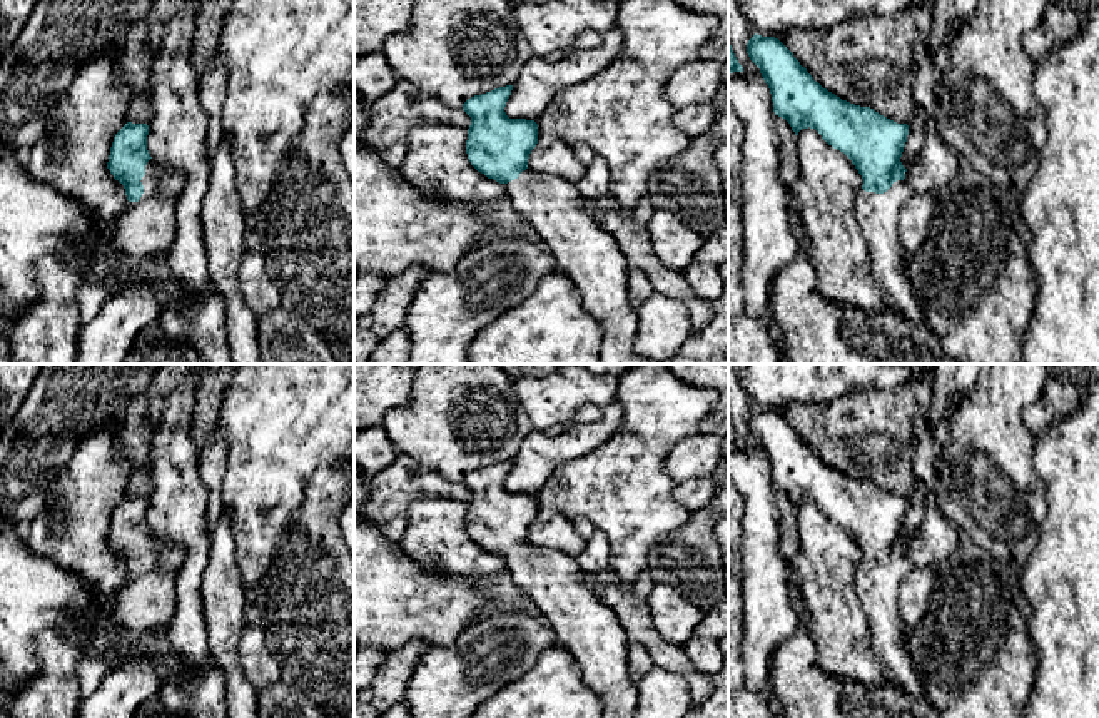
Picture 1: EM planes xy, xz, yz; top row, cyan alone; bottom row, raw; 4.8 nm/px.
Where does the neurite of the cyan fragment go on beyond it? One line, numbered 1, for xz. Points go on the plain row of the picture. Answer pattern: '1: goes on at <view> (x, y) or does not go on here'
1: goes on at xz (580, 621)

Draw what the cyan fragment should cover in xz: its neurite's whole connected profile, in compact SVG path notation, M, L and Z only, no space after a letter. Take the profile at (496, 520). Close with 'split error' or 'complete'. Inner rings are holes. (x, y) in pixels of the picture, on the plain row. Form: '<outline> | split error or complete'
M513 459L499 461L463 478L463 484L471 491L466 514L468 533L478 546L506 561L513 584L531 598L558 645L576 656L585 683L600 698L601 718L635 718L638 686L628 671L626 631L616 614L585 584L585 571L575 558L528 541L529 528L538 518L538 498L506 489L504 481L511 464Z | split error

